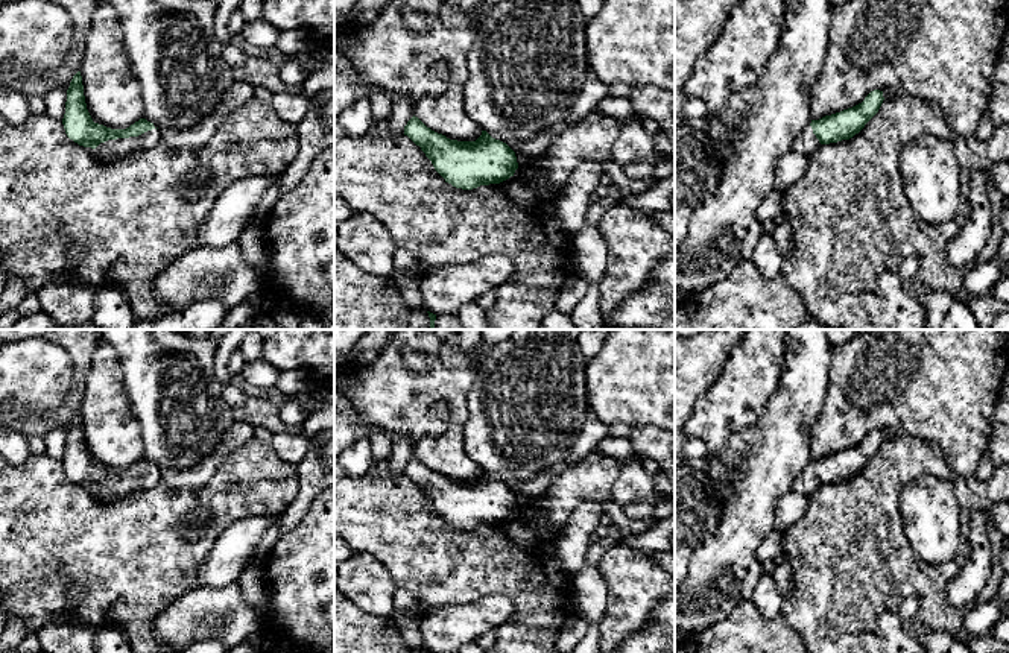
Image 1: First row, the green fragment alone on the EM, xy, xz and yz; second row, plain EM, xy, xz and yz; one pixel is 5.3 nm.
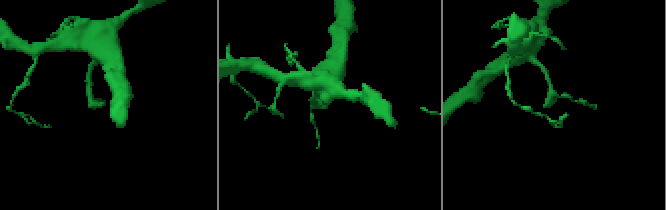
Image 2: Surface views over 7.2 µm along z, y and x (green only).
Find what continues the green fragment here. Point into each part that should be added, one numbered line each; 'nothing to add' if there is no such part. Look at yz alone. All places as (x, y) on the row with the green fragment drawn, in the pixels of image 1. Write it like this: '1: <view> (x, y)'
1: yz (806, 143)

